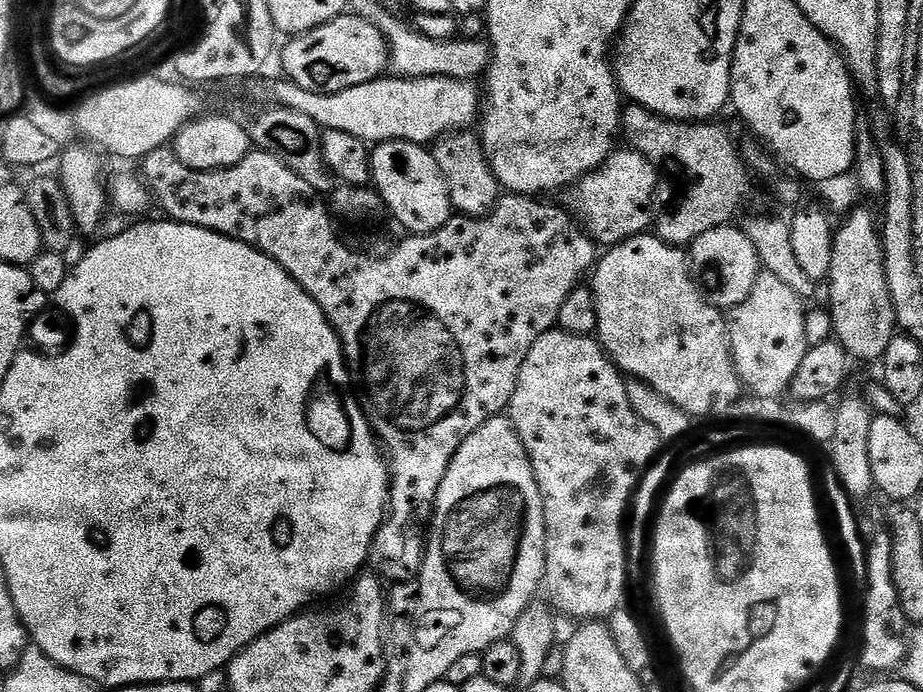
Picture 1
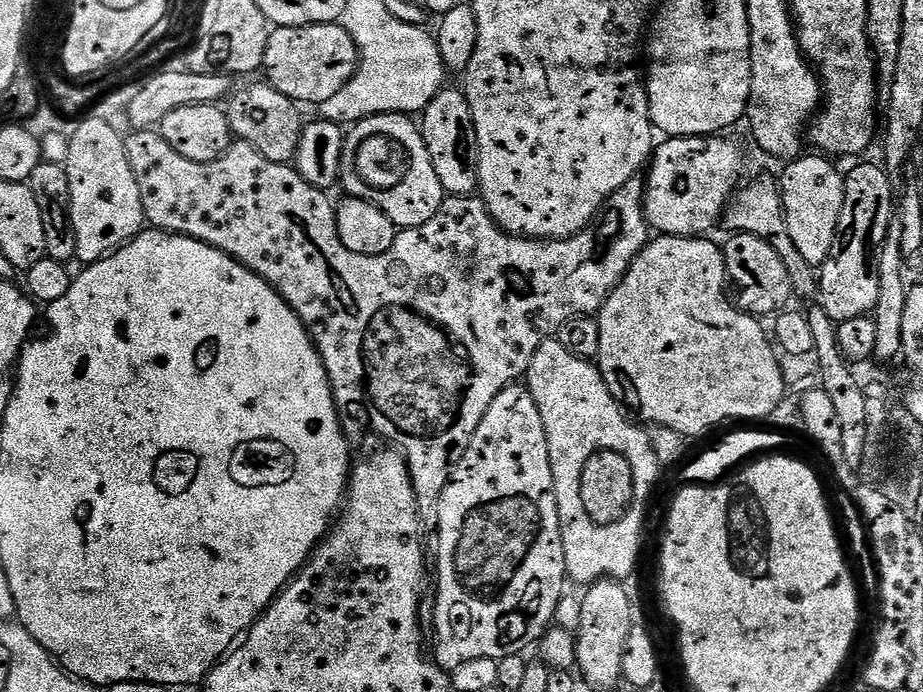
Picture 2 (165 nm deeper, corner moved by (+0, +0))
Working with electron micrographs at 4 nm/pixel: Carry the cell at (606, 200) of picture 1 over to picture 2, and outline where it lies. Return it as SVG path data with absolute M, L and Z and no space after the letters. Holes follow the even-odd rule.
M674 136L665 139L665 144L655 145L644 186L649 229L665 236L703 237L721 223L729 200L741 187L740 175L744 172L743 150L726 137Z

